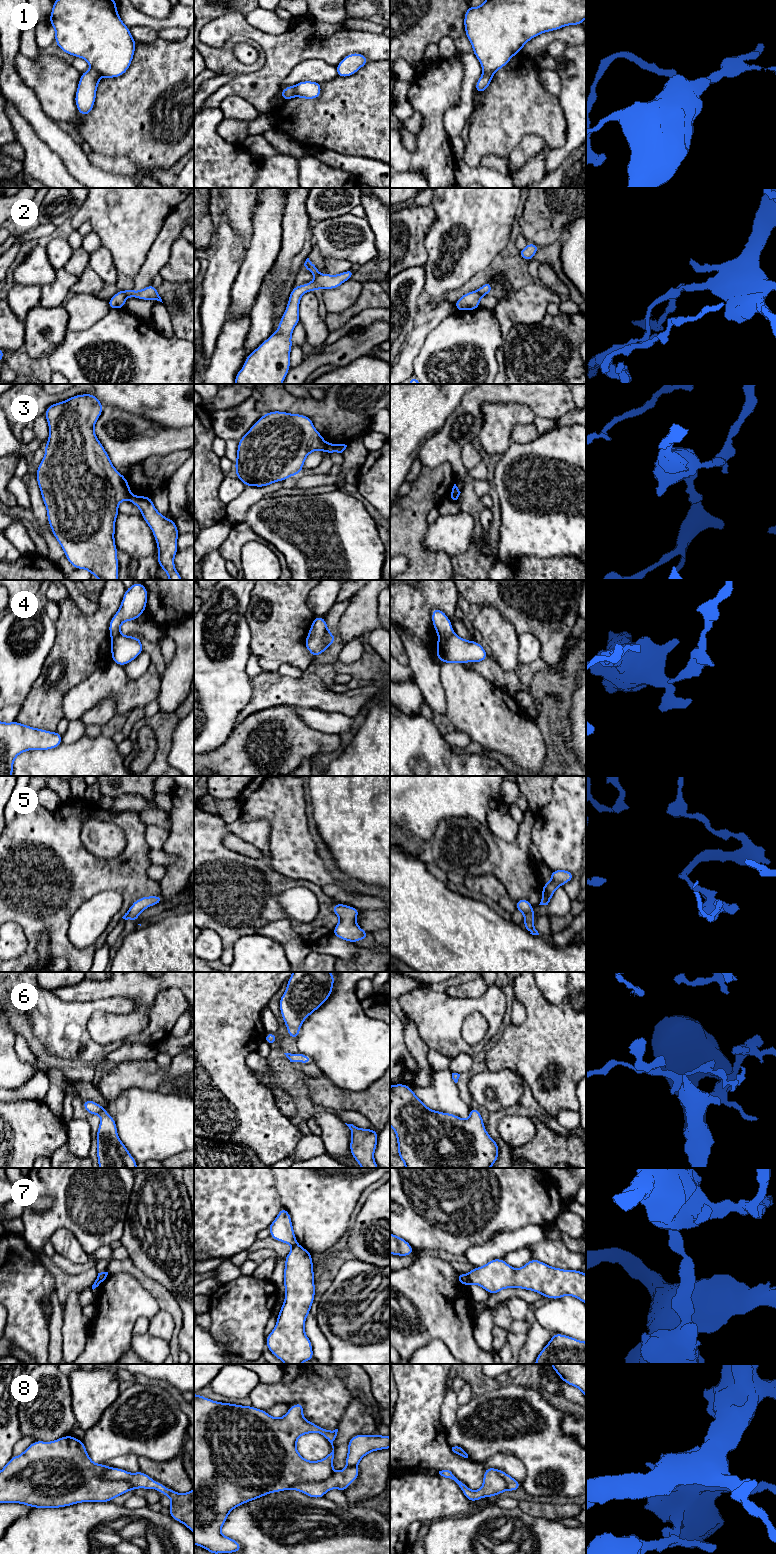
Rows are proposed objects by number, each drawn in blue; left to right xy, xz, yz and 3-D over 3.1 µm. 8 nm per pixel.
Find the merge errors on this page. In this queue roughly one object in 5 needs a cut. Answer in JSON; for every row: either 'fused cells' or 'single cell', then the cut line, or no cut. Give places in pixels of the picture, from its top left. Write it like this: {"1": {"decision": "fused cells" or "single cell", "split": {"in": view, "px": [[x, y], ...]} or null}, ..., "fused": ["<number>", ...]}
{"1": {"decision": "fused cells", "split": {"in": "xy", "px": [[91, 68], [101, 76]]}}, "2": {"decision": "fused cells", "split": {"in": "xy", "px": [[121, 291], [127, 296]]}}, "3": {"decision": "fused cells", "split": {"in": "xz", "px": [[325, 443], [327, 452]]}}, "4": {"decision": "fused cells", "split": {"in": "yz", "px": [[453, 632], [448, 636], [439, 637]]}}, "5": {"decision": "single cell", "split": null}, "6": {"decision": "single cell", "split": null}, "7": {"decision": "fused cells", "split": {"in": "yz", "px": [[466, 1274], [469, 1283]]}}, "8": {"decision": "single cell", "split": null}, "fused": ["1", "2", "3", "4", "7"]}

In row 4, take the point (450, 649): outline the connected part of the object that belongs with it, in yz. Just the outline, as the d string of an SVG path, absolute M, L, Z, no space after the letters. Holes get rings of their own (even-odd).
M453 633L437 639L436 656L442 663L478 663L488 654L477 641L468 641Z

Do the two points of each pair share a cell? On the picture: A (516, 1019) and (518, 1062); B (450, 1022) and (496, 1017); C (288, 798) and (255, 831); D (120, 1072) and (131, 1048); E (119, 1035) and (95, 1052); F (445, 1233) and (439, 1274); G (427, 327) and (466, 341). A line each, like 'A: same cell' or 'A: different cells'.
A: different cells
B: same cell
C: different cells
D: different cells
E: different cells
F: different cells
G: different cells

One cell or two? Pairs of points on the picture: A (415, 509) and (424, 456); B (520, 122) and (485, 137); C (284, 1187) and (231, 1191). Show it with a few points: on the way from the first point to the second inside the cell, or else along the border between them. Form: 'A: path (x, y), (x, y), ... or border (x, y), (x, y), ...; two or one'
A: border (423, 465), (434, 469); two
B: path (511, 122), (500, 122), (494, 128); one
C: border (273, 1178), (276, 1184), (276, 1192), (283, 1206); two

